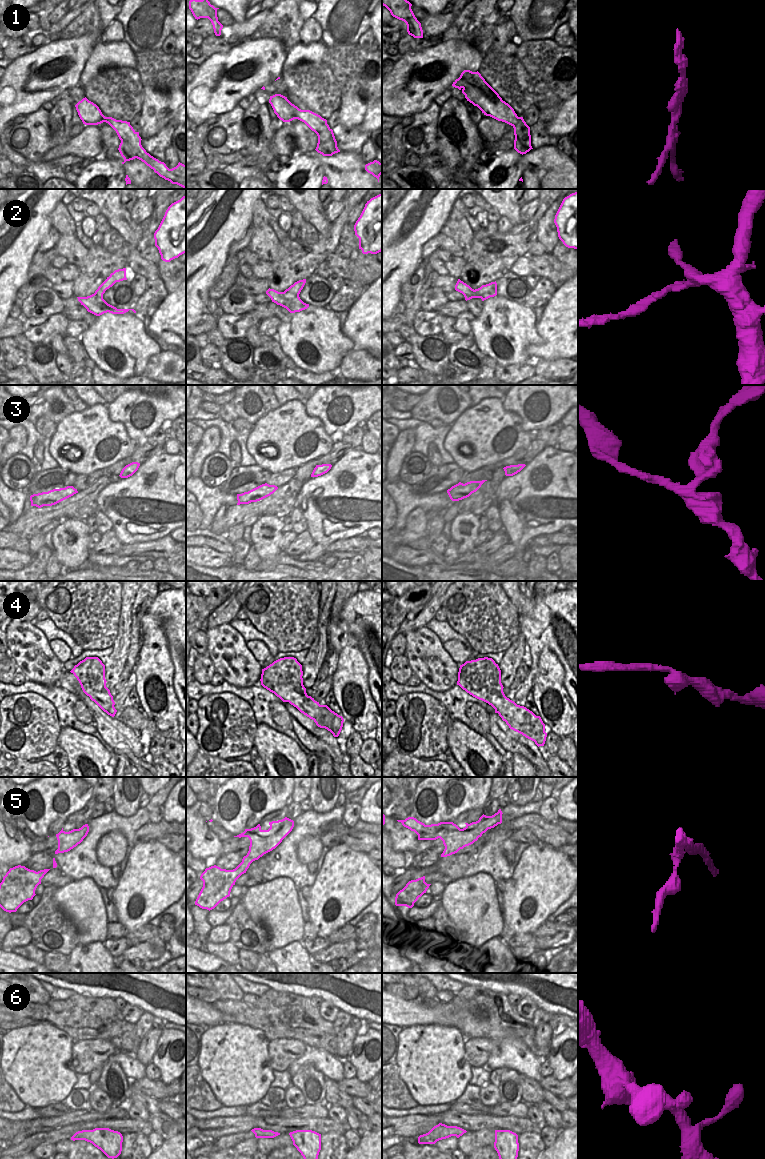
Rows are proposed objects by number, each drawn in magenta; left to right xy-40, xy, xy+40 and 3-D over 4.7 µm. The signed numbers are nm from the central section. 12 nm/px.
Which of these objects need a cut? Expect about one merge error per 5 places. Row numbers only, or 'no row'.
1, 2, 5

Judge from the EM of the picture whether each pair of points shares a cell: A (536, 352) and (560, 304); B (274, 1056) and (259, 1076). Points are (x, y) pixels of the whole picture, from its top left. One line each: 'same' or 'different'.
A: same
B: different

